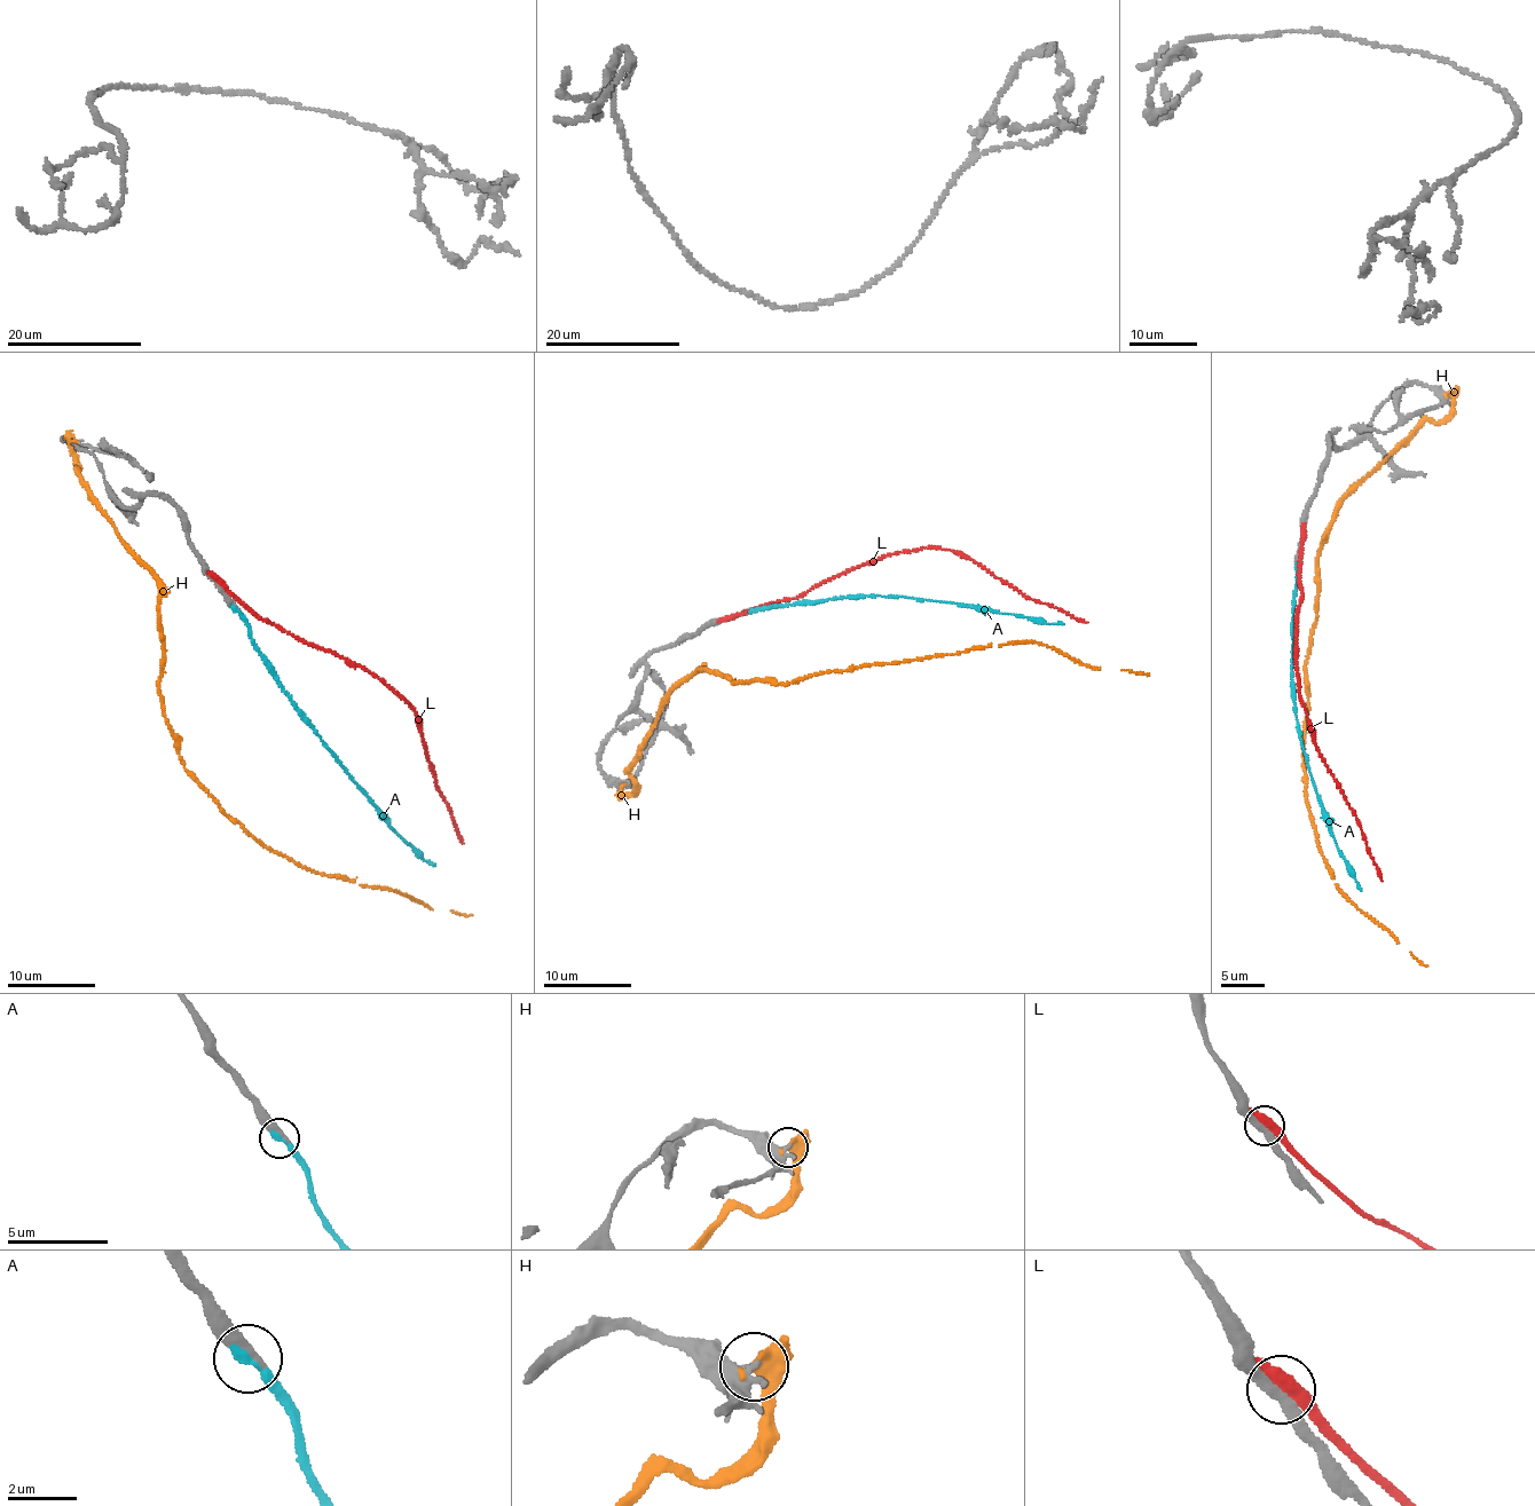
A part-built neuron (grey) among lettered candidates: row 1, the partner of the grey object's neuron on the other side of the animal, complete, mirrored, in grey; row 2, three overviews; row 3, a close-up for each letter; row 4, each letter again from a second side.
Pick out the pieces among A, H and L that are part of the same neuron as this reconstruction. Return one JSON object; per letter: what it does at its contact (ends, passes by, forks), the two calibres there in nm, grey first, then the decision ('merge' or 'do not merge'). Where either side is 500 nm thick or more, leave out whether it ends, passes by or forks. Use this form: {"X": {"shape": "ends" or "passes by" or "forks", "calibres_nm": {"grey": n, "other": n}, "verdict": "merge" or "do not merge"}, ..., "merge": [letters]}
{"A": {"shape": "ends", "calibres_nm": {"grey": 360, "other": 380}, "verdict": "merge"}, "H": {"shape": "passes by", "calibres_nm": {"grey": 280, "other": 420}, "verdict": "do not merge"}, "L": {"calibres_nm": {"grey": 280, "other": 550}, "verdict": "do not merge"}, "merge": ["A"]}

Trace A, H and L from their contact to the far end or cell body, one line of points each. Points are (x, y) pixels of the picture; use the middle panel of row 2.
A: (754, 609), (843, 597), (898, 597), (973, 605), (1063, 624)
H: (620, 790), (634, 790), (629, 769), (662, 698), (697, 670), (785, 685), (1038, 641), (1100, 669), (1148, 675)
L: (726, 619), (782, 600), (883, 557), (923, 548), (954, 551), (1026, 597), (1087, 622)

